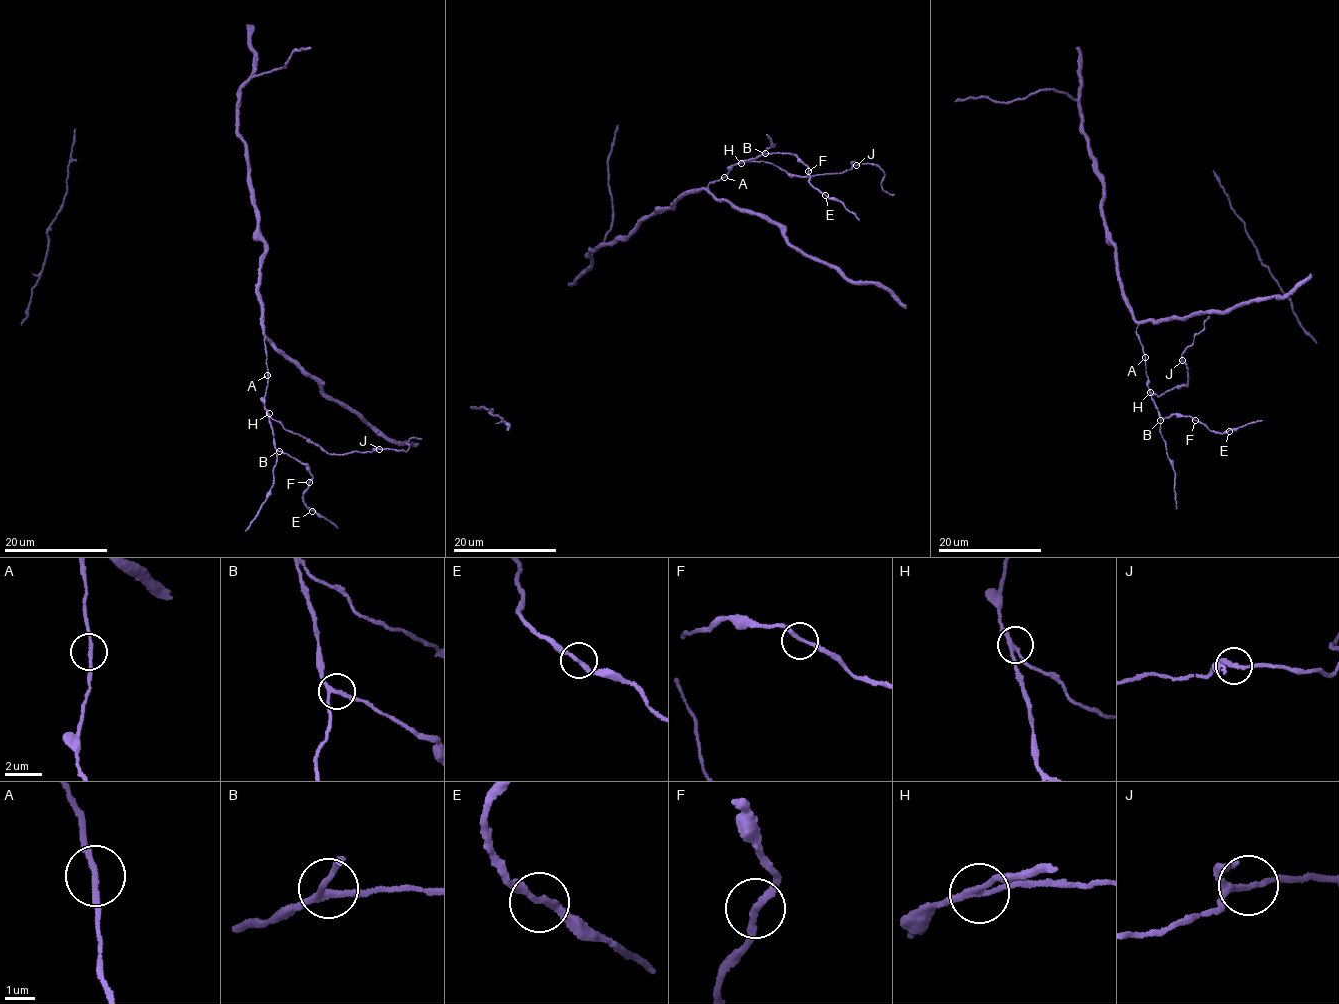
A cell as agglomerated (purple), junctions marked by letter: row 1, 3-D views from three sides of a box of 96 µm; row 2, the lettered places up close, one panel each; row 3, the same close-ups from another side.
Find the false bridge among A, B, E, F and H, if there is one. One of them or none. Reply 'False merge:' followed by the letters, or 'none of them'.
False merge: H

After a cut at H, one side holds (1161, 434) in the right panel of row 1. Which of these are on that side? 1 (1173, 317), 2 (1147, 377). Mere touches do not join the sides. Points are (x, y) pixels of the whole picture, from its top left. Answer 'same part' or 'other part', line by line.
1: same part
2: same part

